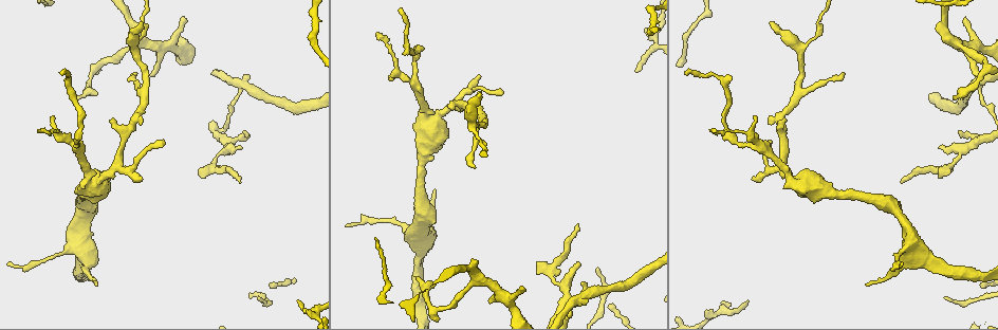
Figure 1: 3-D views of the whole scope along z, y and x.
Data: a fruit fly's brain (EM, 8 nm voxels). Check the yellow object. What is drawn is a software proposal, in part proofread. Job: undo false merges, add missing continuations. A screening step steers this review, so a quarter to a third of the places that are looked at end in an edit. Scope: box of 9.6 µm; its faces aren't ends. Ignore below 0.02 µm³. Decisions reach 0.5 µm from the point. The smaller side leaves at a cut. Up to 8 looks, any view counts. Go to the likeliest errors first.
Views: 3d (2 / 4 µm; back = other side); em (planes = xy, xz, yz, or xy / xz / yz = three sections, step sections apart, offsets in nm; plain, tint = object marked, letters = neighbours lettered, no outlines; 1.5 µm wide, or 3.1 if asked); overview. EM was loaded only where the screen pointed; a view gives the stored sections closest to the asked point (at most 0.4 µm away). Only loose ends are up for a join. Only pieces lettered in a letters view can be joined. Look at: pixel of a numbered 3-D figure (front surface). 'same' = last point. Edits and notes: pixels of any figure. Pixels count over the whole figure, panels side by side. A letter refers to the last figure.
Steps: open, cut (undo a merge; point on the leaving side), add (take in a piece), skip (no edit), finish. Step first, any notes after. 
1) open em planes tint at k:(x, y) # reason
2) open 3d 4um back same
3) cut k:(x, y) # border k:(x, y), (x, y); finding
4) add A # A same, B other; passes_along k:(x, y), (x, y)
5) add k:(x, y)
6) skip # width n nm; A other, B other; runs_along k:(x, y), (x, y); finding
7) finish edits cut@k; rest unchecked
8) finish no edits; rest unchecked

open 3d 2um at 1:(579, 302) # two arms in line, one across

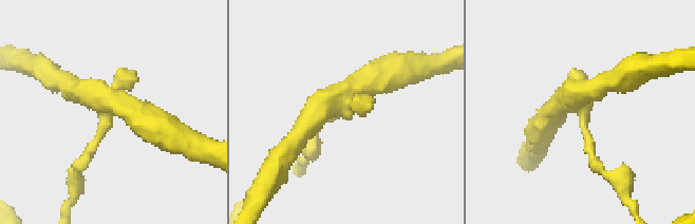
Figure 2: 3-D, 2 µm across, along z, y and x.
open em yz step 8 tint at 2:(573, 99) # arms 3

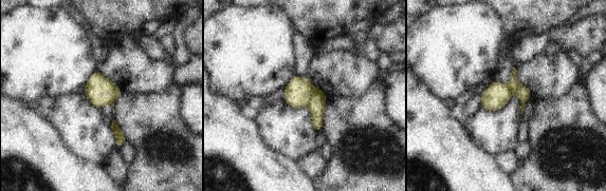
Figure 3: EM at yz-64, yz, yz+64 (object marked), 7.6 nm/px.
open em yz step 8 letters same

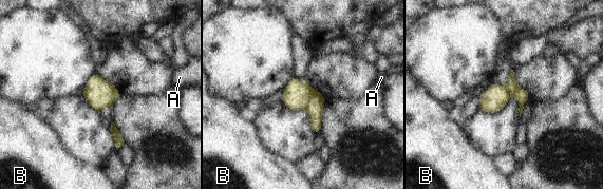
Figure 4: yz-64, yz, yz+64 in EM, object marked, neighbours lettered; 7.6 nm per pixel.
cut 4:(296, 97) # width 190 nm; A other, B other; border 4:(312, 89), (305, 107); two neurons meet here

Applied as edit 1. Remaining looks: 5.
open overview

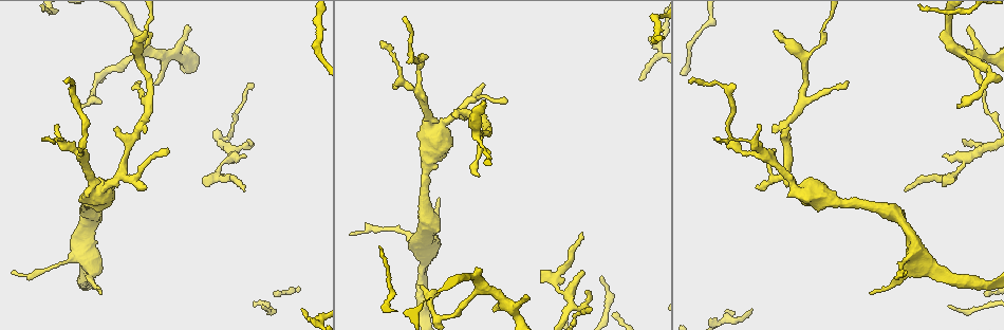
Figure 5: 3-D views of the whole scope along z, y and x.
open em planes tint at 5:(800, 192) # calibre changes

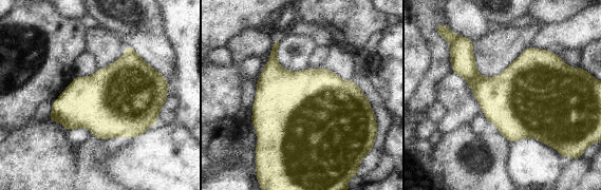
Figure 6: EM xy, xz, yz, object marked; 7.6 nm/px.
open em planes letters same # see the neighbours

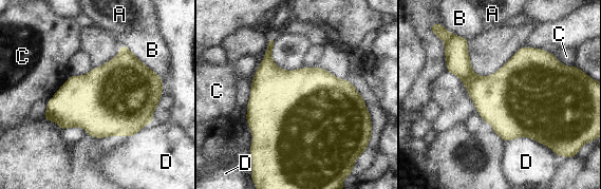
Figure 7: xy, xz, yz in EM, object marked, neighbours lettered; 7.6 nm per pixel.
skip # longest_contact B 420 nm; A other, B other, C other, D other; border 7:(70, 74), (60, 88), (45, 100); continuous, no second neuron

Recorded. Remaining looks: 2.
open em 3.1um xy step 8 letters at 5:(380, 43) # branch stops here

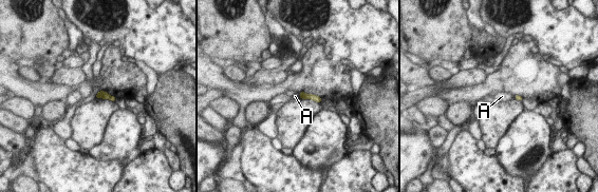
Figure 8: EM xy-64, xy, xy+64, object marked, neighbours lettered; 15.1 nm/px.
skip # A other; runs_along 8:(301, 93), (319, 100); no lettered piece goes on from it

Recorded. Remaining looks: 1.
finish edits cut@4; rest unchecked

